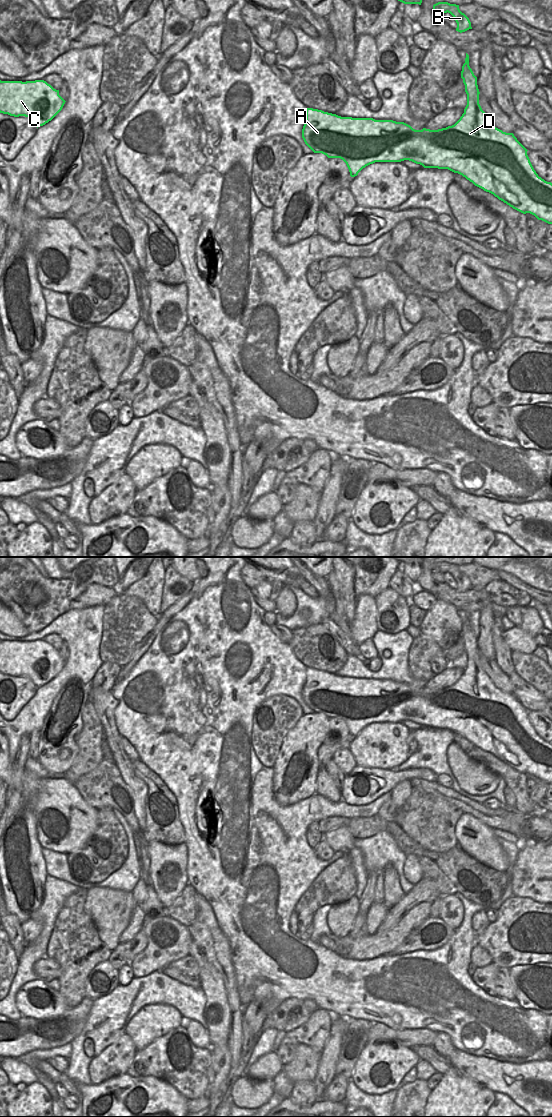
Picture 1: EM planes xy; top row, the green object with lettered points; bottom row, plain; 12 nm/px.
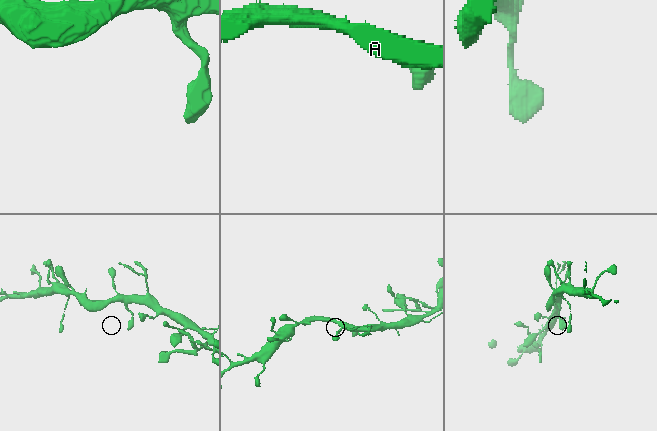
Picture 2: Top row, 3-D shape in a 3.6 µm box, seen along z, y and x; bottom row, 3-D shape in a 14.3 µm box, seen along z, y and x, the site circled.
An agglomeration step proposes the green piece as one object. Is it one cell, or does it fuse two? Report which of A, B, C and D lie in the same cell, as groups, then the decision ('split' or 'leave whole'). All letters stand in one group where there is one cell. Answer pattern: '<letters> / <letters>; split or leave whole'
A B C D; leave whole

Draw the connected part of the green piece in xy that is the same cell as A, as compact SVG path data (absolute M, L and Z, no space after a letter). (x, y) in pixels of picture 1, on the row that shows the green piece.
M467 53L461 78L465 85L467 105L460 119L452 126L438 130L415 130L404 122L341 117L306 108L302 138L314 153L342 159L351 177L357 176L363 168L375 162L409 160L424 168L448 169L493 194L513 209L523 214L530 213L538 220L552 224L552 183L538 176L527 155L528 150L514 134L496 128L482 110L477 77L469 66Z

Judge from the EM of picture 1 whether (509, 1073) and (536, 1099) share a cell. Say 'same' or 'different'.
same

